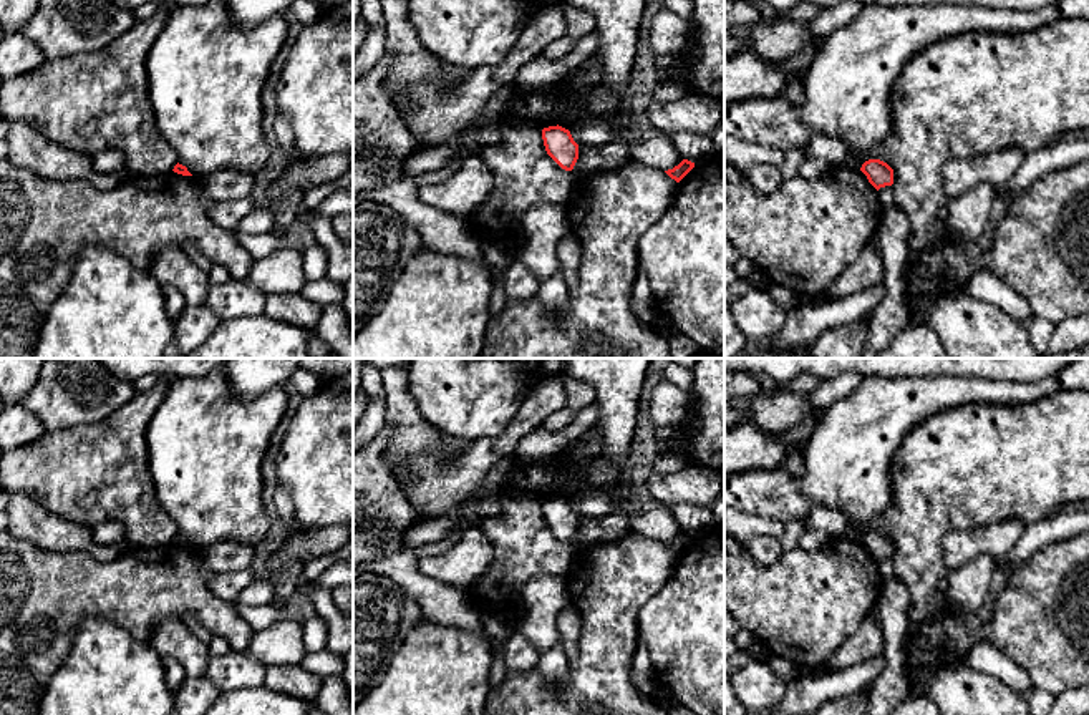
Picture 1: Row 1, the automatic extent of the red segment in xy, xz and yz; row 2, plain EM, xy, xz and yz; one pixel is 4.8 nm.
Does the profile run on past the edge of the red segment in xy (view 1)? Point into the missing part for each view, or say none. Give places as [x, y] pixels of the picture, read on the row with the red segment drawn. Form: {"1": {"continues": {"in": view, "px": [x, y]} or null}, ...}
{"1": {"continues": null}}

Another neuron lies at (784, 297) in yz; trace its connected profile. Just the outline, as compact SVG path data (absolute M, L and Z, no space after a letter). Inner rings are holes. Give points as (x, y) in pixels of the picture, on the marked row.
M771 284L767 292L786 310L799 304L799 297L779 284Z

